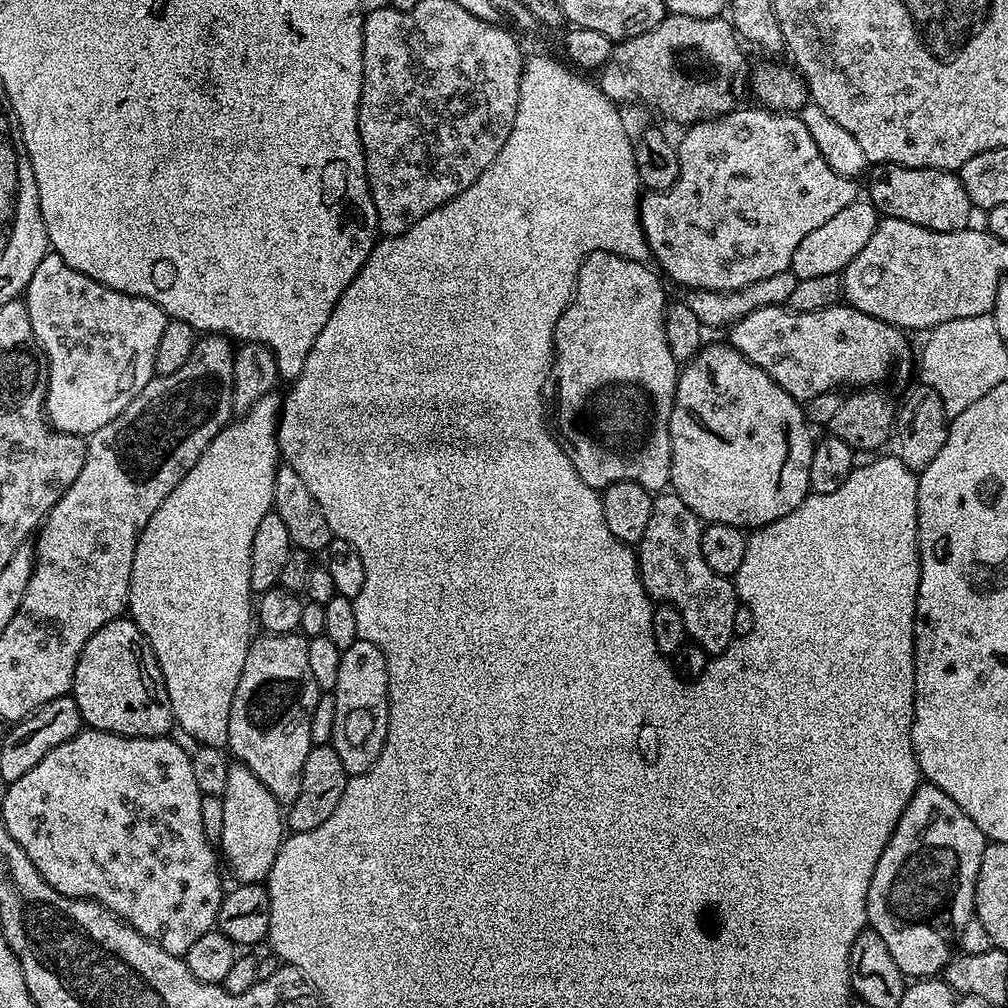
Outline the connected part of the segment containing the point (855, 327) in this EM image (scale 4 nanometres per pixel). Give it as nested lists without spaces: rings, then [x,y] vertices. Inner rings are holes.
[[[841,302],[826,310],[813,312],[793,312],[787,306],[778,308],[759,308],[746,314],[731,325],[730,343],[737,348],[751,364],[766,370],[778,386],[786,390],[801,402],[815,398],[818,394],[826,394],[843,389],[843,384],[856,384],[852,386],[880,386],[884,379],[895,370],[899,364],[908,360],[908,340],[901,329],[892,324],[882,322],[870,314],[862,314],[862,310],[853,308]]]

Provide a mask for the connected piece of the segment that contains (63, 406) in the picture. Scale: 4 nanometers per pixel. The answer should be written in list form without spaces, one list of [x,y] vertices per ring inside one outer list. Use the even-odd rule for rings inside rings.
[[[49,251],[48,255],[42,258],[42,262],[38,262],[38,270],[34,270],[34,274],[30,278],[26,289],[26,303],[30,314],[30,326],[48,358],[48,389],[44,399],[44,410],[49,424],[57,432],[65,432],[85,438],[91,436],[93,432],[102,430],[102,426],[106,426],[106,422],[114,422],[114,418],[118,418],[118,414],[122,414],[122,410],[126,410],[126,406],[130,406],[130,402],[134,402],[134,398],[152,381],[154,350],[158,350],[158,341],[162,338],[162,330],[166,330],[170,319],[154,302],[150,302],[146,298],[122,294],[118,290],[102,286],[98,282],[94,282],[94,278],[90,278],[70,267],[57,252]]]

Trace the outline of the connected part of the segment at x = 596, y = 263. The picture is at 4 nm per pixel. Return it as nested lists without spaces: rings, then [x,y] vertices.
[[[595,252],[587,256],[580,267],[580,273],[576,279],[576,290],[572,293],[572,301],[566,306],[562,318],[558,318],[558,326],[554,330],[551,375],[554,384],[556,380],[556,424],[554,420],[554,428],[559,439],[570,449],[568,457],[574,470],[578,470],[578,478],[582,478],[582,482],[586,482],[586,486],[597,490],[608,488],[616,482],[638,482],[638,486],[642,486],[648,492],[660,494],[669,487],[672,479],[670,474],[672,443],[668,427],[672,407],[676,401],[678,365],[670,354],[670,346],[666,346],[666,330],[664,329],[666,299],[664,300],[664,288],[660,285],[661,277],[655,271],[652,273],[647,268],[648,266],[647,263],[639,260],[627,260],[625,256],[609,252]]]

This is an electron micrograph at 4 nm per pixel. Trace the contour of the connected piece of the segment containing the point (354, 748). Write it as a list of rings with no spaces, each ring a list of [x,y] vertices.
[[[357,646],[343,649],[334,695],[336,701],[334,702],[334,734],[330,741],[331,746],[338,754],[338,758],[342,758],[342,766],[349,774],[364,772],[378,758],[386,742],[388,729],[388,667],[383,658],[378,658],[375,648]]]

